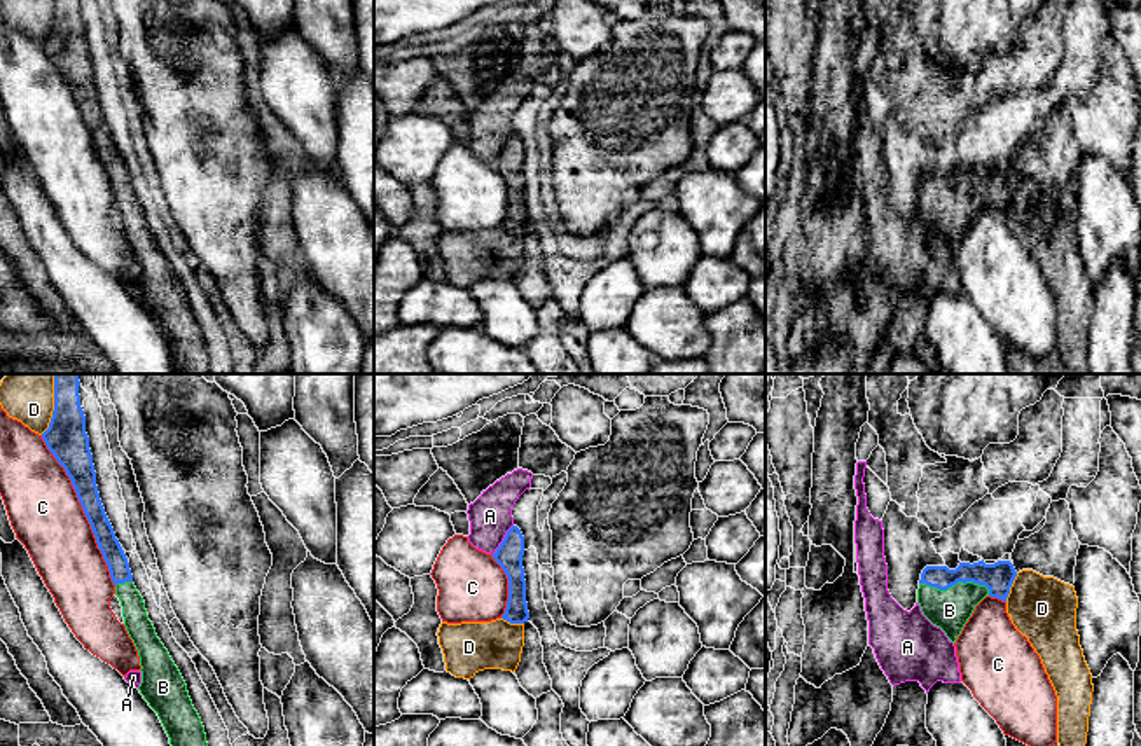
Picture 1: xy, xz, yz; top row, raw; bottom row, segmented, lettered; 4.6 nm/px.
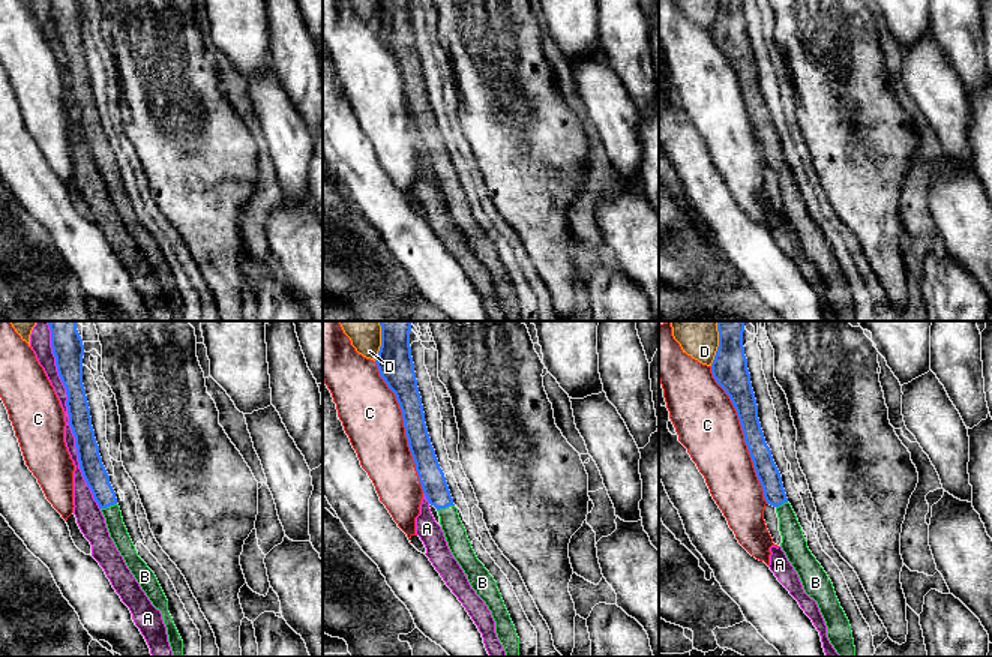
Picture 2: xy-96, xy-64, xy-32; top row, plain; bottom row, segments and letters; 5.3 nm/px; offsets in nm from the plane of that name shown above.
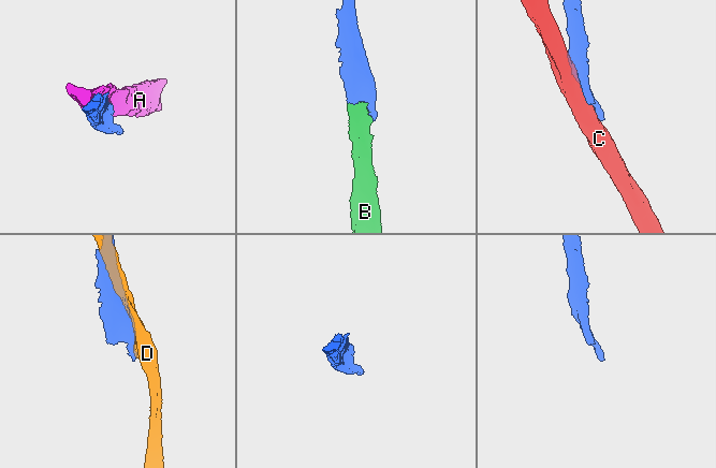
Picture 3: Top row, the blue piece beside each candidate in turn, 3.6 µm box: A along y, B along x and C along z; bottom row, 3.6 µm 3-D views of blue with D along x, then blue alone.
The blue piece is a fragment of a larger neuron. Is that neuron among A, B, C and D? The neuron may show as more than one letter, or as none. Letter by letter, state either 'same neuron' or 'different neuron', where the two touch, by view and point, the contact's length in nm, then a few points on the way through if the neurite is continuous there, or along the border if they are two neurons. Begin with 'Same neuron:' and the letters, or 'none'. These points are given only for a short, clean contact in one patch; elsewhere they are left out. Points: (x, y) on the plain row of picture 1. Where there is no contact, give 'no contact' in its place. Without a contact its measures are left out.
Same neuron: B
A: different neuron; contact xz (504, 149); length 170 nm
B: same neuron; contact yz (956, 191); length 340 nm
C: different neuron; contact xy (82, 117); length 750 nm
D: different neuron; contact xy (53, 21); length 220 nm

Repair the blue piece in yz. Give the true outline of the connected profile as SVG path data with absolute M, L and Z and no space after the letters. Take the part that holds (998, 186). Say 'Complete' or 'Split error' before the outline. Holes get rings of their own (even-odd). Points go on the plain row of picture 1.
Split error. M1010 169L959 171L956 178L926 175L919 189L917 211L923 224L956 252L975 215L985 204L1006 211L1015 185L1017 180Z

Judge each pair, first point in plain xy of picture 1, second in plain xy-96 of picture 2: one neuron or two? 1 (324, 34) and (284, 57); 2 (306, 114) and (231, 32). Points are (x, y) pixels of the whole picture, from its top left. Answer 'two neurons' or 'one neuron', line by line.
1: one neuron
2: two neurons

